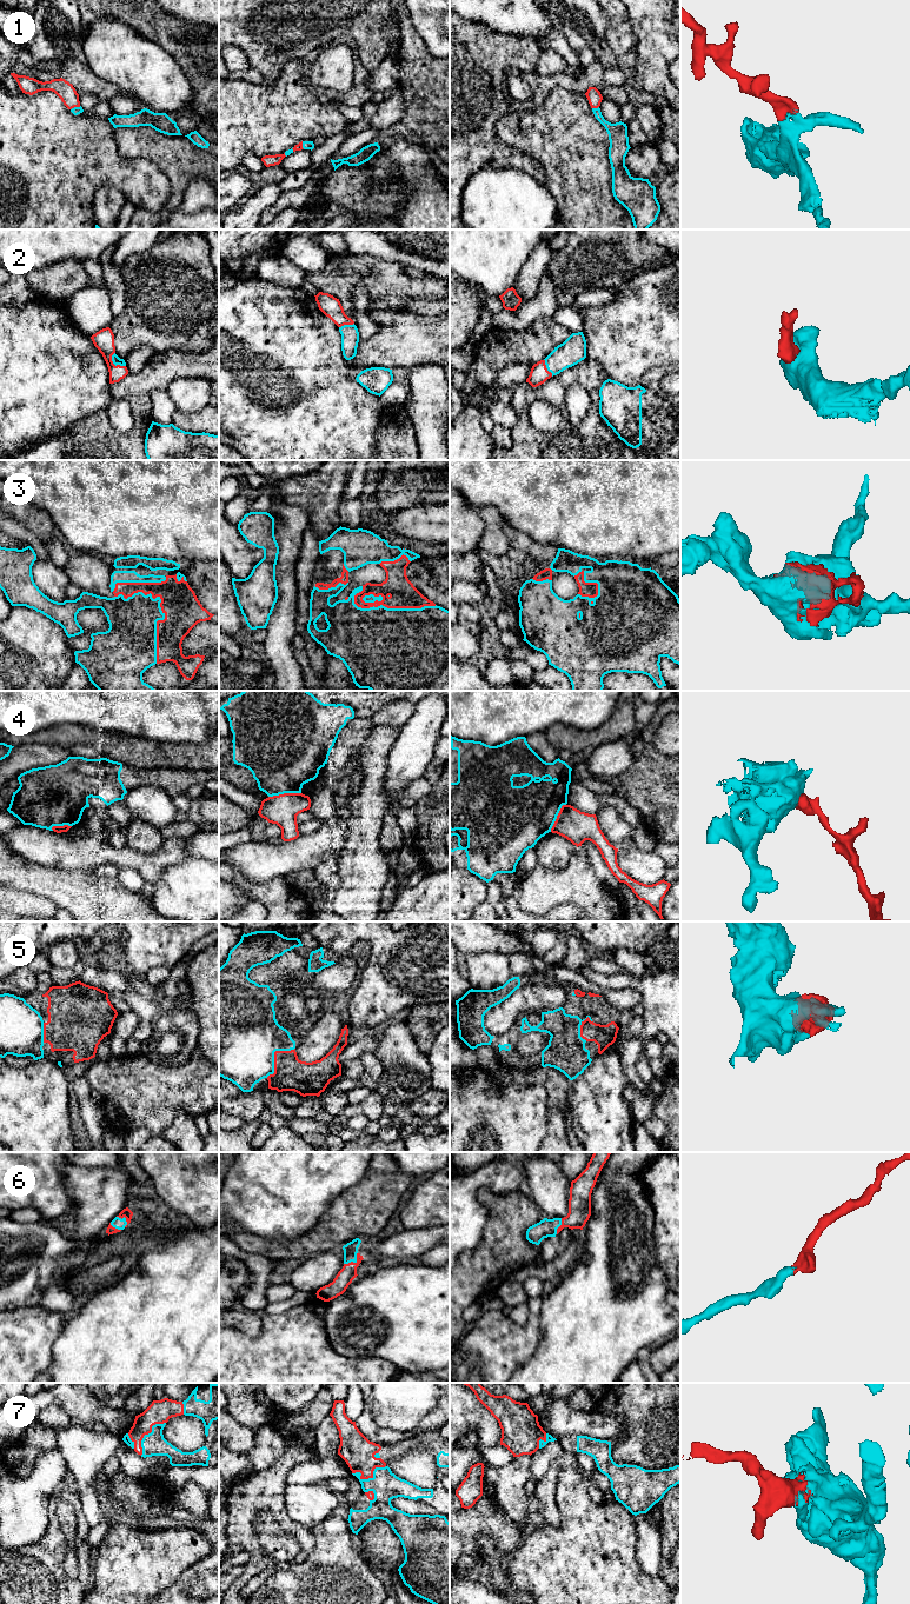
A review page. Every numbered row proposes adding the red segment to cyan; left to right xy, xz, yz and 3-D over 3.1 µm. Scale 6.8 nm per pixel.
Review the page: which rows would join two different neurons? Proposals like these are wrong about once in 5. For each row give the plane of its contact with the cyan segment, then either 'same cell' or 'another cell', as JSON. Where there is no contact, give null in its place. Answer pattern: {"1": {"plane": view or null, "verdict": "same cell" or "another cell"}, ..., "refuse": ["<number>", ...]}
{"1": {"plane": "yz", "verdict": "same cell"}, "2": {"plane": "xy", "verdict": "same cell"}, "3": {"plane": "xy", "verdict": "same cell"}, "4": {"plane": "xz", "verdict": "another cell"}, "5": {"plane": "xz", "verdict": "same cell"}, "6": {"plane": "xz", "verdict": "same cell"}, "7": {"plane": "xz", "verdict": "same cell"}, "refuse": ["4"]}

